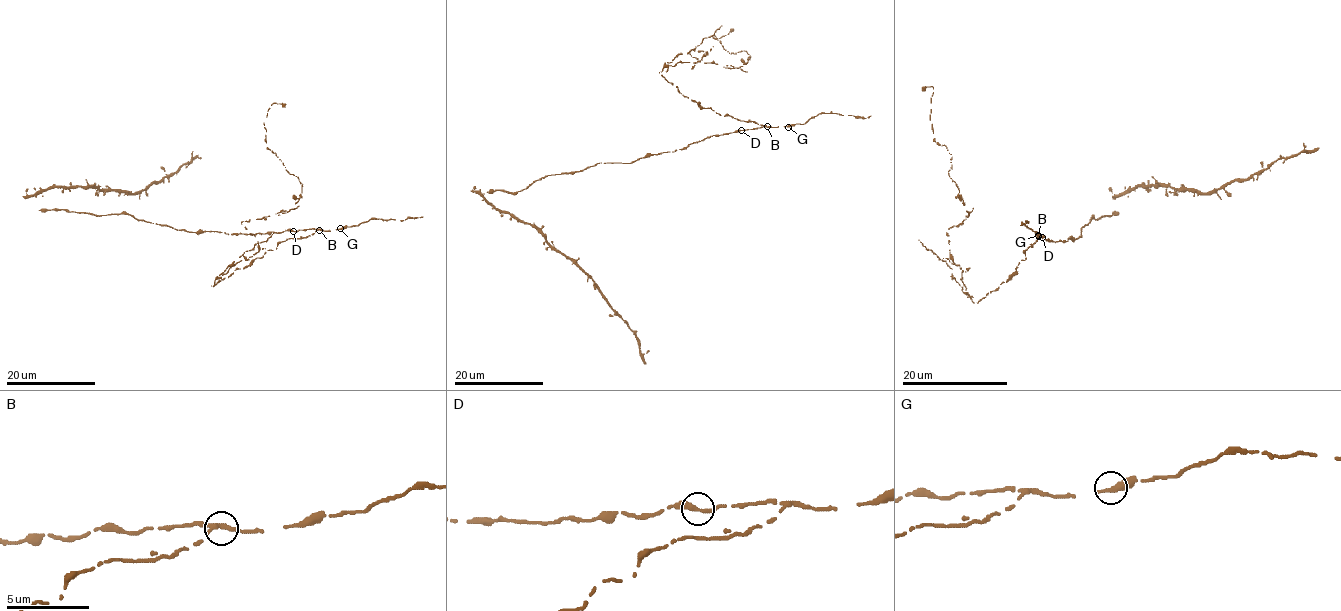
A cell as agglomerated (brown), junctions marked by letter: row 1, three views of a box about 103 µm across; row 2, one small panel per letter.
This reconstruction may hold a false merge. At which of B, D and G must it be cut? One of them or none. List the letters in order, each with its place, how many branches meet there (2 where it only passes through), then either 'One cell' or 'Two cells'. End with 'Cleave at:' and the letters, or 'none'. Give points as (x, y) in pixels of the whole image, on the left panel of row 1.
B: Place: (319, 230). Branches: 2. Two cells
D: Place: (293, 231). Branches: 2. One cell
G: Place: (340, 228). Branches: 1. One cell
Cleave at: B

